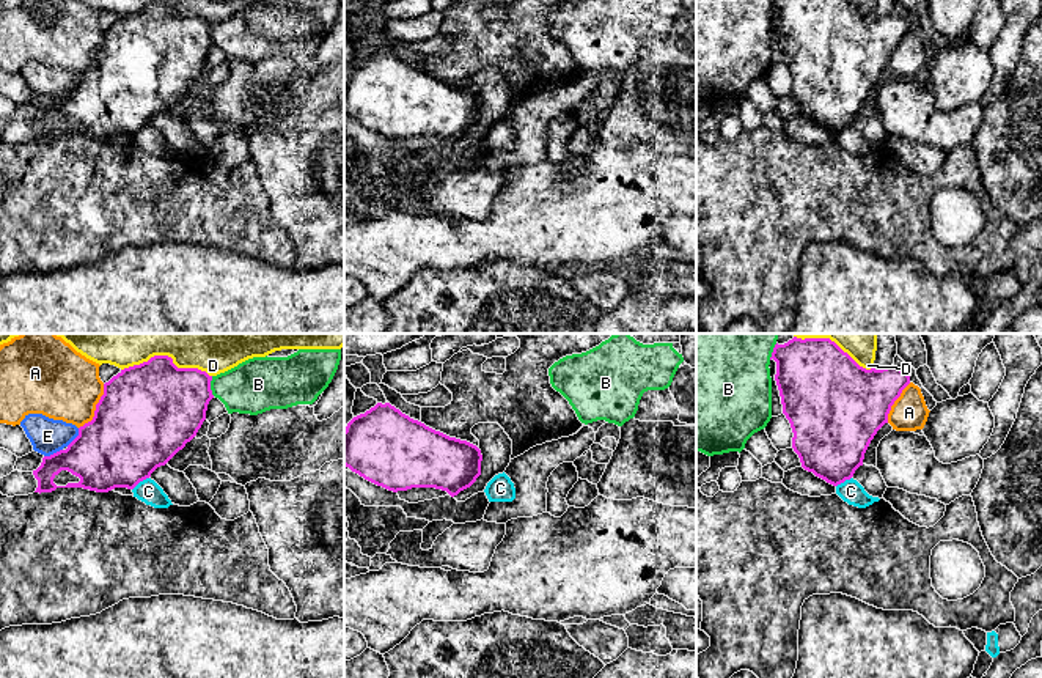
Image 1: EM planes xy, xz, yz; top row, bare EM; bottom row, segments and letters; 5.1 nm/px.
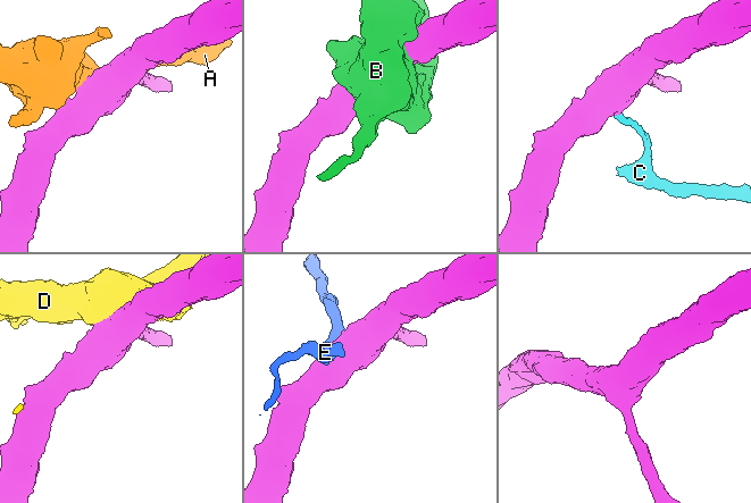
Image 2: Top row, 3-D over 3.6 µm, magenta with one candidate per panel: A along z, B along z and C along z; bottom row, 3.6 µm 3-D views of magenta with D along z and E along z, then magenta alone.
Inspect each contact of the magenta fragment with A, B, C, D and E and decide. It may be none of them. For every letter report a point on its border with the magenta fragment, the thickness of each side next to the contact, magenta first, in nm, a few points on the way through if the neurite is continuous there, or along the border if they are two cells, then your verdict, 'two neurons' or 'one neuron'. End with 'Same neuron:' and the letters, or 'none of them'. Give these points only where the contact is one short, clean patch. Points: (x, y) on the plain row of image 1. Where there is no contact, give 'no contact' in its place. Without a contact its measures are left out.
A: contact xy (96, 55); calibres 480 and 360 nm; two neurons
B: contact xy (209, 33); calibres 420 and 280 nm; two neurons
C: contact xy (140, 128); calibres 440 and 120 nm; border xy (148, 125), (132, 137); two neurons
D: contact xy (167, 3); calibres 440 and 120 nm; two neurons
E: contact xy (76, 85); calibres 420 and 190 nm; border xy (79, 76), (79, 81), (66, 93); two neurons
Same neuron: none of them

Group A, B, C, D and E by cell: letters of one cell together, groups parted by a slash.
A / B / C / D / E

